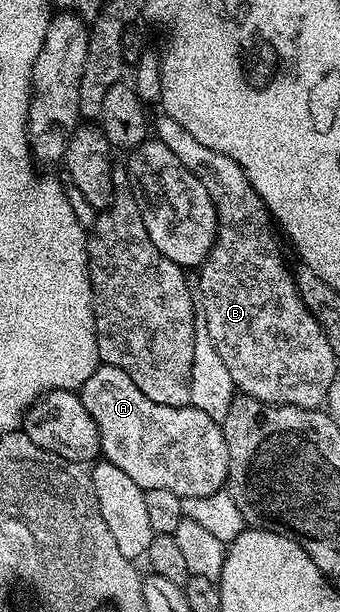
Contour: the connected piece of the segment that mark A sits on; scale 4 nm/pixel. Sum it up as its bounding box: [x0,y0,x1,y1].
[80,364,228,498]

